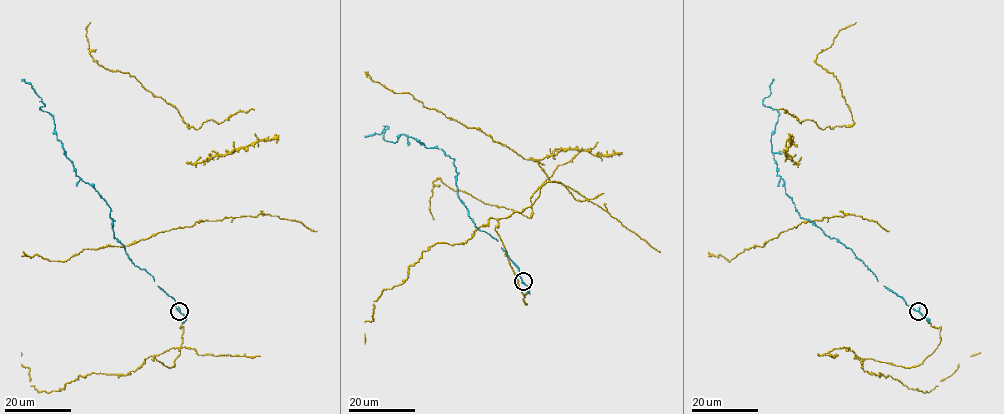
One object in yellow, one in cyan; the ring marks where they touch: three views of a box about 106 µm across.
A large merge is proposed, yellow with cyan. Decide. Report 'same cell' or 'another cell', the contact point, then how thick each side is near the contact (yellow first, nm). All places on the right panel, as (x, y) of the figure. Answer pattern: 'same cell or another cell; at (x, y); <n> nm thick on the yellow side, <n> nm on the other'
same cell; at (918, 311); 90 nm thick on the yellow side, 190 nm on the other

